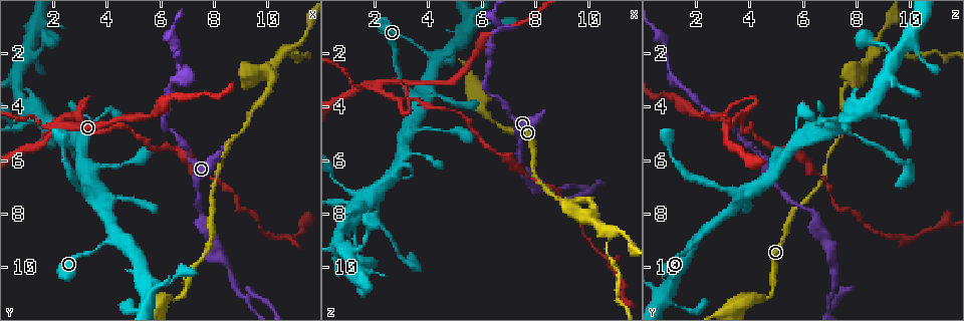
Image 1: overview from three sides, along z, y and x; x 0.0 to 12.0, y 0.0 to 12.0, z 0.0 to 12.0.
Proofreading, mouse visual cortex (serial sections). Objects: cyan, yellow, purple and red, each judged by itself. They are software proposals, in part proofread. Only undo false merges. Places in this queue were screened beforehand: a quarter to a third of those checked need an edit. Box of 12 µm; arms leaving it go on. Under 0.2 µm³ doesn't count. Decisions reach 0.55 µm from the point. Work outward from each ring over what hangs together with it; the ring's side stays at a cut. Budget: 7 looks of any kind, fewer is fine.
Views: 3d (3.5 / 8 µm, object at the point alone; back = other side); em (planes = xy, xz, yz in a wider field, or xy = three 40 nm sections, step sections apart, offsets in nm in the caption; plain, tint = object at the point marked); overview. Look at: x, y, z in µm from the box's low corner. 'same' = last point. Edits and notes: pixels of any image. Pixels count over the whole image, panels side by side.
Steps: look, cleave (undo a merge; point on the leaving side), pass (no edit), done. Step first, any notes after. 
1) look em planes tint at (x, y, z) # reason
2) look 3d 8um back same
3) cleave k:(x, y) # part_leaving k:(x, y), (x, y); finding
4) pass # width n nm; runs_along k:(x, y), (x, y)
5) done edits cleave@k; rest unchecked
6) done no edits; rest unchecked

look 3d 3.5um back at (4.0, 9.1, 2.0) # thick turns thin

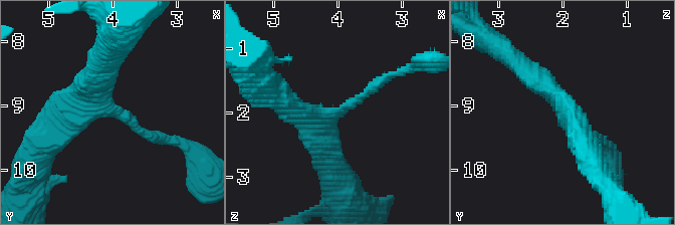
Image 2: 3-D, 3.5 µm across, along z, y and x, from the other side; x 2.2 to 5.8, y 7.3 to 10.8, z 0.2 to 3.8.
look em xy step 5 tint at (4.05, 9.05, 2.05)

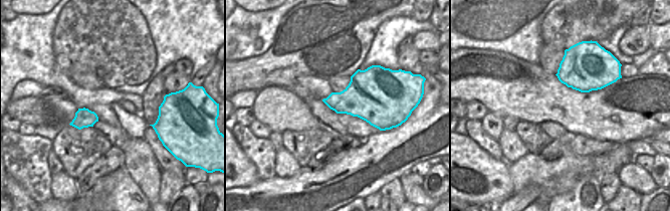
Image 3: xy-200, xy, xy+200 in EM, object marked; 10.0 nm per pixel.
pass # runs_along 2:(595, 137), (584, 134), (519, 65); all the same cell

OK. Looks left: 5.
look 3d 3.5um at (3.4, 7.3, 3.6) # three arms meet

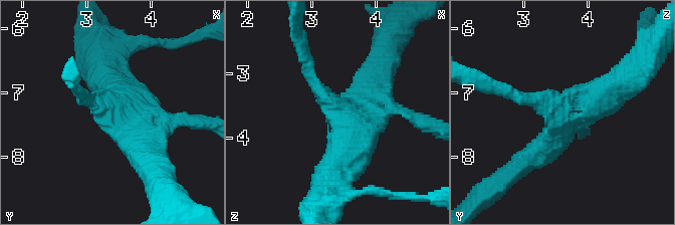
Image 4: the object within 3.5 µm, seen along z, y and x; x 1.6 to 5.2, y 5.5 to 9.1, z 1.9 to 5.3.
look em planes tint at (3.45, 7.35, 3.60) # shape alone is not enough

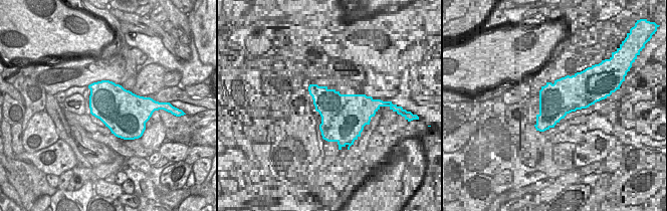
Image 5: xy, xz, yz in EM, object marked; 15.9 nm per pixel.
pass # continuous, no second cell

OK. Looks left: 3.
look 3d 3.5um at (2.2, 4.8, 3.1)

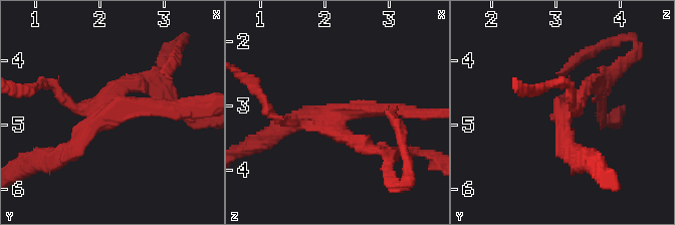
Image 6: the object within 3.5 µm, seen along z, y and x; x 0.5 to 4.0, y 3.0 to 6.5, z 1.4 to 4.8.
cleave 6:(362, 139) # part_leaving 6:(329, 120), (332, 133), (398, 151); a second cell is stuck on

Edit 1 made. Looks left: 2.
done edits cleave@6; rest unchecked

